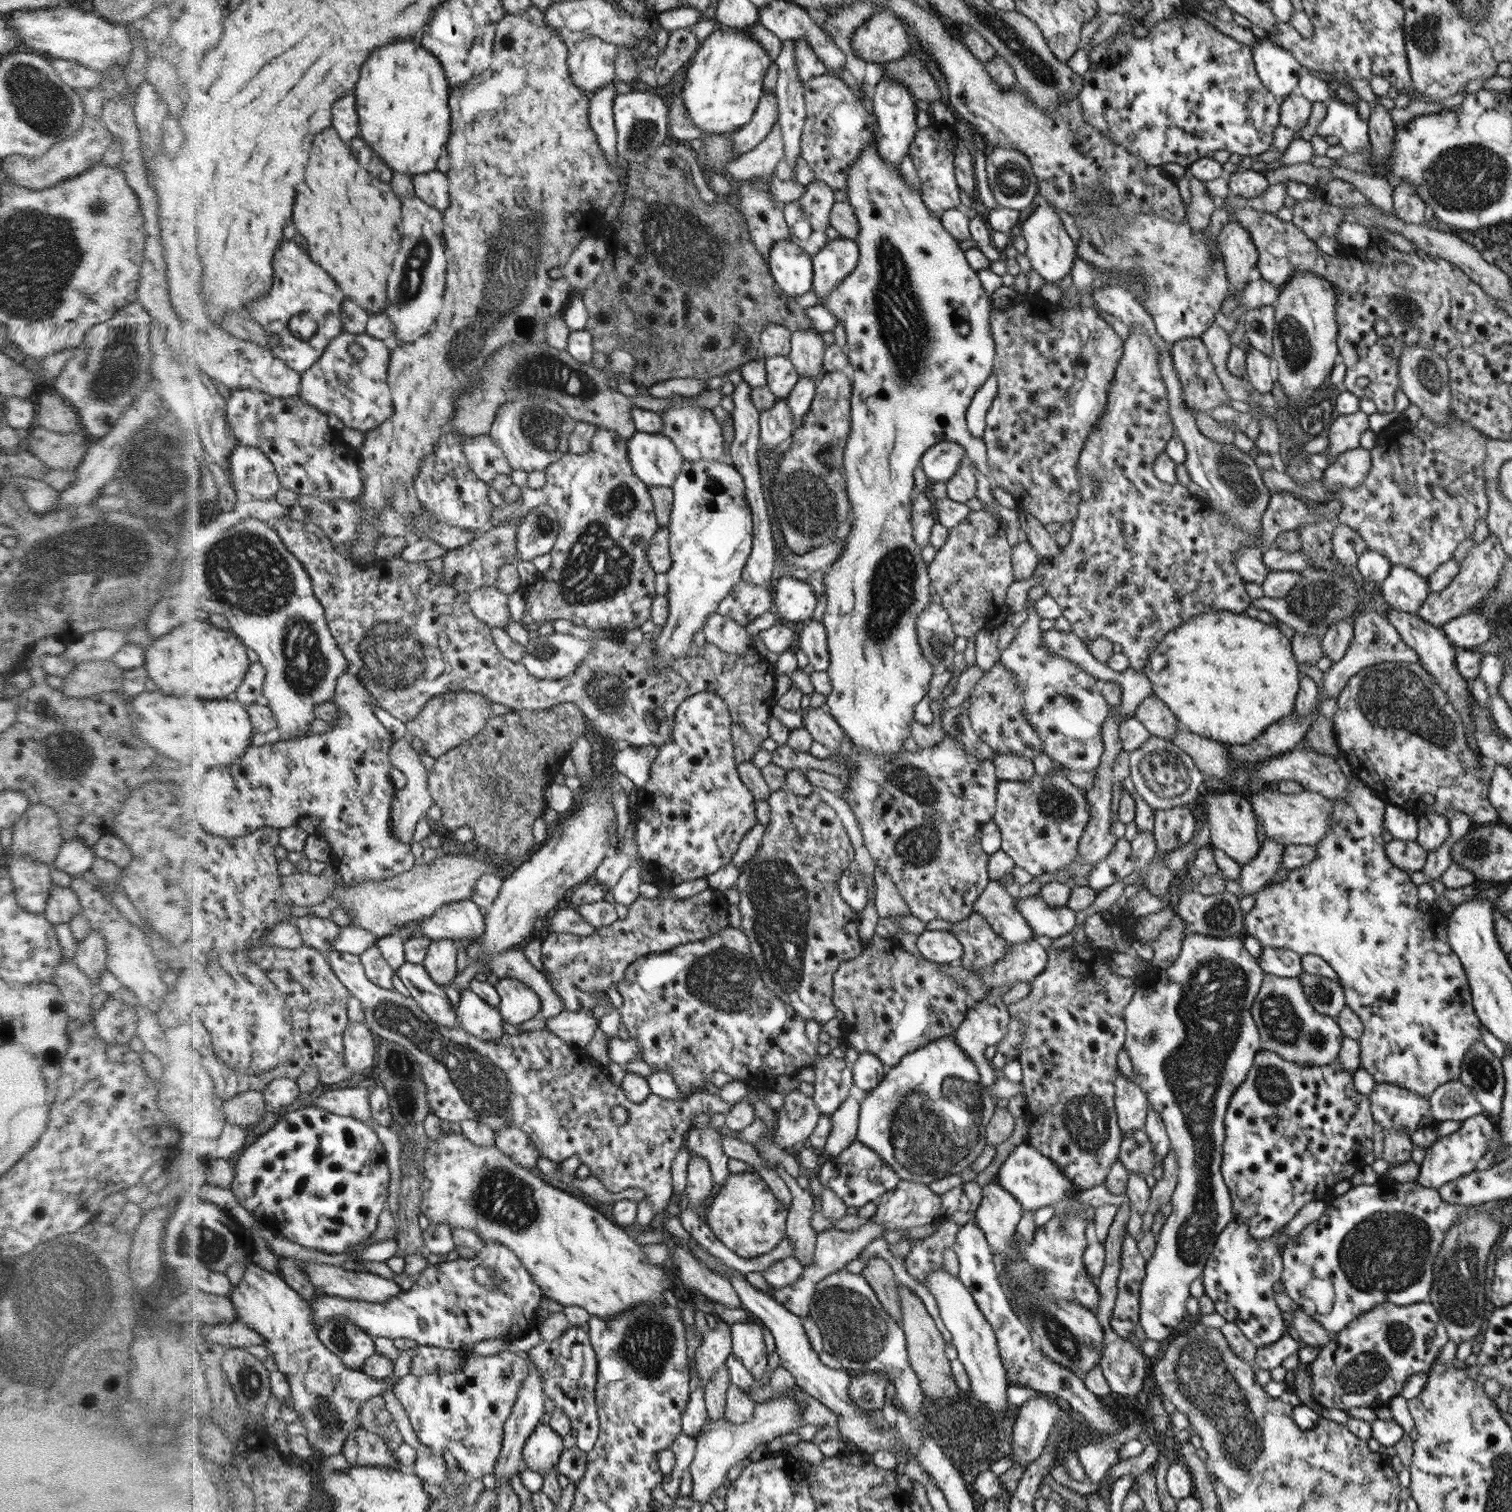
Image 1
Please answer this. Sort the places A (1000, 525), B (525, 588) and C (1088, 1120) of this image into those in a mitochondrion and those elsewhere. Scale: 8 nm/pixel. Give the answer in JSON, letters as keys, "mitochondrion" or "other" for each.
{"A":"other","B":"other","C":"mitochondrion"}

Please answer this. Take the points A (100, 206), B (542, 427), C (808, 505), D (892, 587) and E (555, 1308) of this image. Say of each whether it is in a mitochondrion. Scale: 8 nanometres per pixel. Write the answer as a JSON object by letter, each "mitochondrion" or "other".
{"A":"mitochondrion","B":"mitochondrion","C":"mitochondrion","D":"mitochondrion","E":"other"}

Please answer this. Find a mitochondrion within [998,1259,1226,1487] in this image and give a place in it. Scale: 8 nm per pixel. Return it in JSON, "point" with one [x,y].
{"point":[1058,1336]}

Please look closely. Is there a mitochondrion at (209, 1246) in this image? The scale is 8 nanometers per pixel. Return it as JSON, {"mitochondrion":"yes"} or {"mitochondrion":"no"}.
{"mitochondrion":"yes"}

